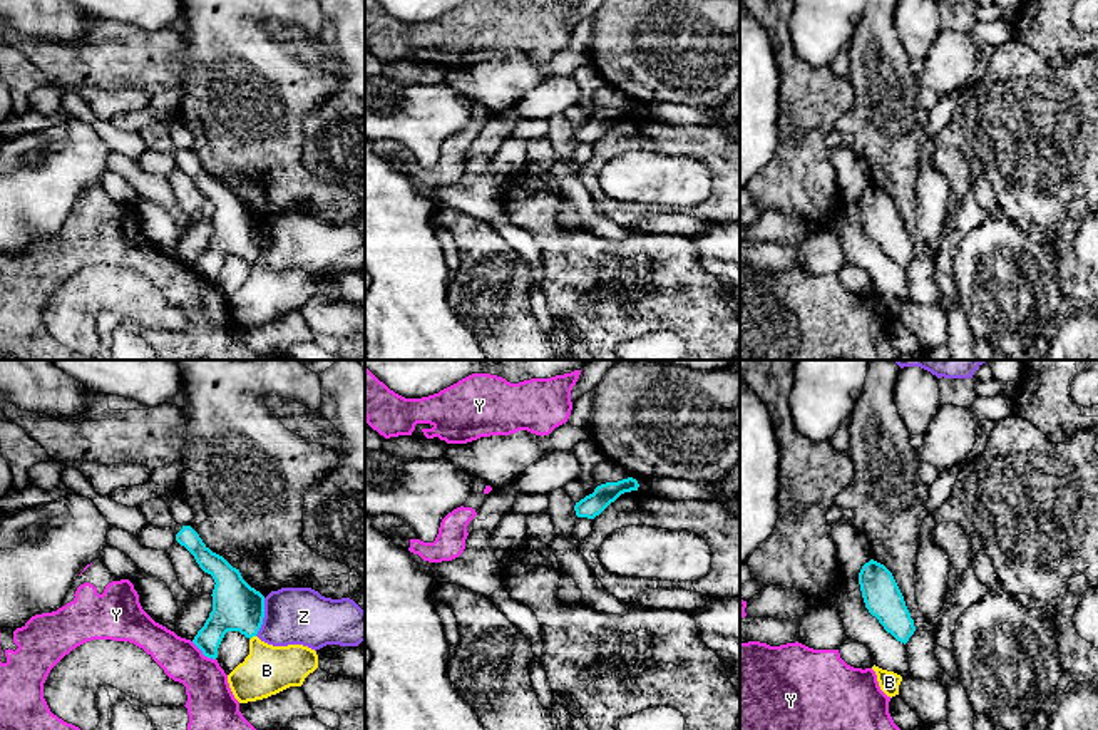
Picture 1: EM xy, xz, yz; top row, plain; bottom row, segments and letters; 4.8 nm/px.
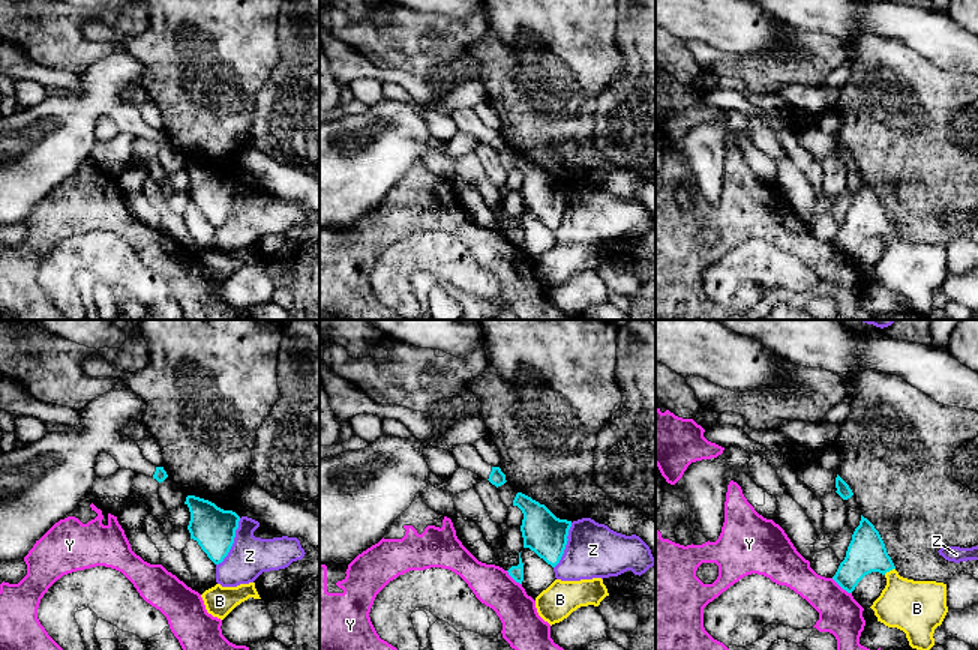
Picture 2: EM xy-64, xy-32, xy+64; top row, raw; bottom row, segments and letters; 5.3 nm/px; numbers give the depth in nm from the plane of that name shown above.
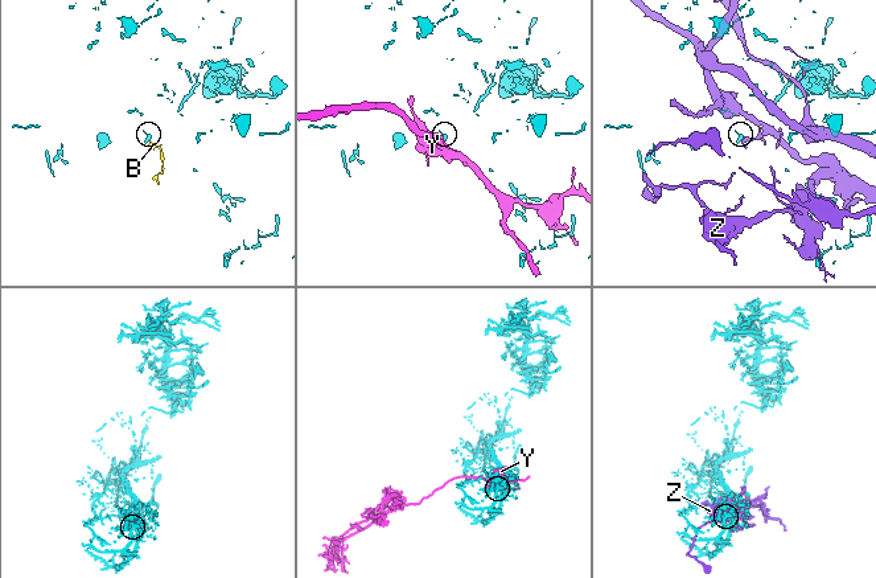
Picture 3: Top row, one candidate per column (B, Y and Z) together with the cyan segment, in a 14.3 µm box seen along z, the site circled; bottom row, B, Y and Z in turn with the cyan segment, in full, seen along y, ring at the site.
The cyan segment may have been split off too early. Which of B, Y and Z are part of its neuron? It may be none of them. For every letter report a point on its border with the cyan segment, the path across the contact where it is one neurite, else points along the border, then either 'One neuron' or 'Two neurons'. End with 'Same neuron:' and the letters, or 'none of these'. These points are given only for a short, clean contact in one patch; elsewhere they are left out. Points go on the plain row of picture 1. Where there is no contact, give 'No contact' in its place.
B: Touches cyan at xy (251, 262). Path across: xy (236, 231), (246, 241), (251, 262), (266, 295). One neuron
Y: Touches cyan at xy (203, 278). Two neurons
Z: Touches cyan at xy (263, 241). Two neurons
Same neuron: B

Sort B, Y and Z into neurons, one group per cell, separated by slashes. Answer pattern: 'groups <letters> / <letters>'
groups B / Y / Z

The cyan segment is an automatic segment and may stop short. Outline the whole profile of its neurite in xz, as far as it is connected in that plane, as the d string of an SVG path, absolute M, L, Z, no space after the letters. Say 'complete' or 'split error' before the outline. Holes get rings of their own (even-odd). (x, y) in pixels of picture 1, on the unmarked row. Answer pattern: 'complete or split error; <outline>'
complete; M628 102L618 107L606 107L594 114L593 119L576 127L574 136L577 142L594 144L621 119L638 116L639 109L636 104Z

